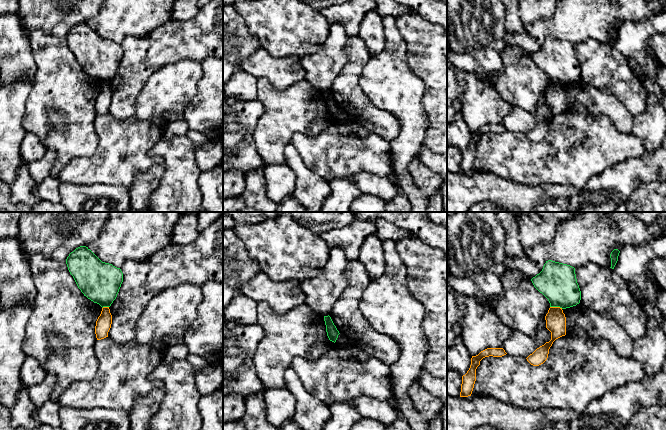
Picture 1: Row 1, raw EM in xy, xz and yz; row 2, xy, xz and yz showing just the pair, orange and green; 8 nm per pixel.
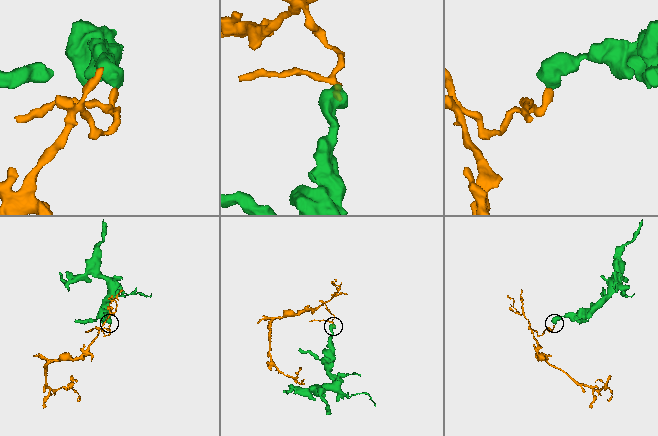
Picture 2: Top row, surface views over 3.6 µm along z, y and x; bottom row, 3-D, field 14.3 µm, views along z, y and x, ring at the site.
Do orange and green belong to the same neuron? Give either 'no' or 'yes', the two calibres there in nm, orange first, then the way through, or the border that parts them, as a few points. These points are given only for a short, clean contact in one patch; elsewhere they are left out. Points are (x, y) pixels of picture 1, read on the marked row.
no | 160/300 nm | along yz (550, 306), (562, 308)

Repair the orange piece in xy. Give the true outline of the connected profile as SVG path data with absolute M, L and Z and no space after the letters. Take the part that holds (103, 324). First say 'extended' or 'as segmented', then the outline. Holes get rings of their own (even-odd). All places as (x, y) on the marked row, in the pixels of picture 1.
as segmented; M103 307L100 316L96 321L95 334L97 340L108 337L108 332L112 324L112 315L109 307Z

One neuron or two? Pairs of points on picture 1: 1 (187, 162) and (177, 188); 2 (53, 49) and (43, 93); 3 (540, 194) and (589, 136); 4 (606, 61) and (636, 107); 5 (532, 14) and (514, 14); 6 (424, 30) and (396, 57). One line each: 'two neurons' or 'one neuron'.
1: one neuron
2: one neuron
3: two neurons
4: one neuron
5: two neurons
6: two neurons

